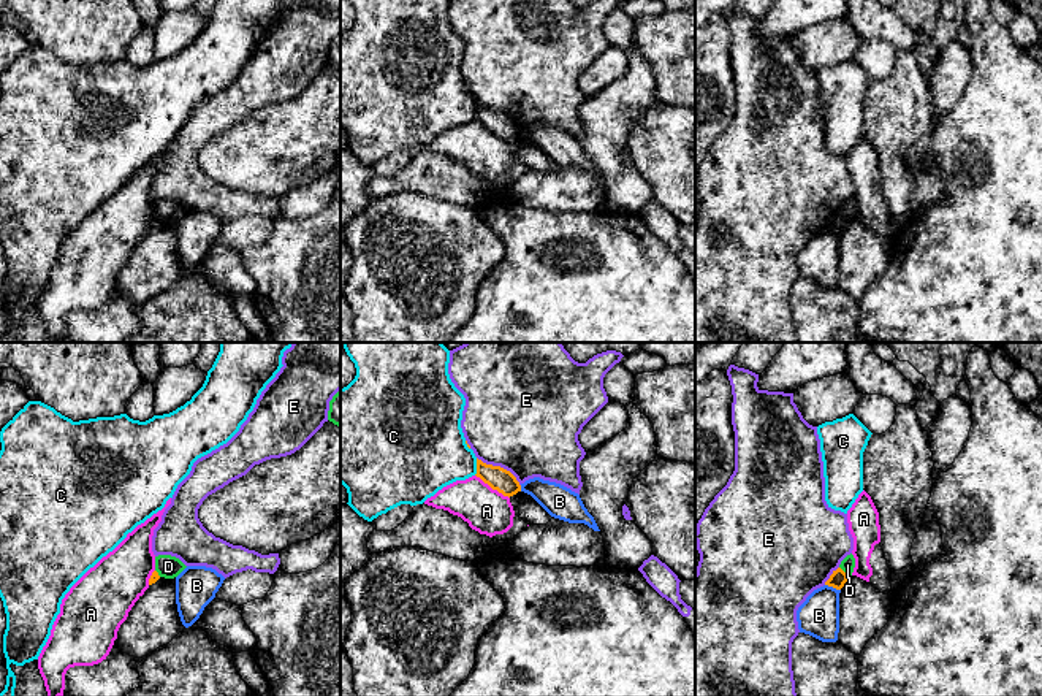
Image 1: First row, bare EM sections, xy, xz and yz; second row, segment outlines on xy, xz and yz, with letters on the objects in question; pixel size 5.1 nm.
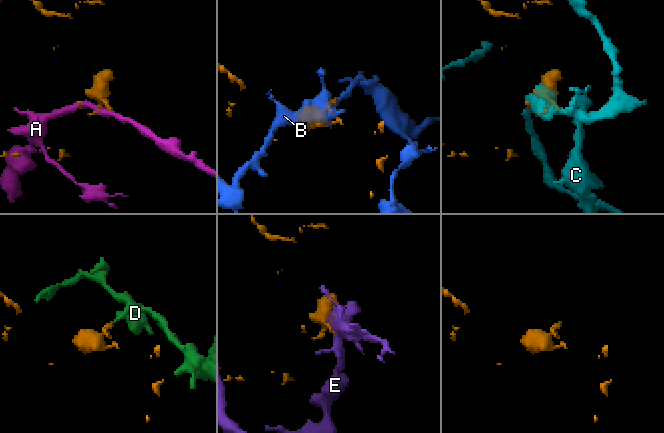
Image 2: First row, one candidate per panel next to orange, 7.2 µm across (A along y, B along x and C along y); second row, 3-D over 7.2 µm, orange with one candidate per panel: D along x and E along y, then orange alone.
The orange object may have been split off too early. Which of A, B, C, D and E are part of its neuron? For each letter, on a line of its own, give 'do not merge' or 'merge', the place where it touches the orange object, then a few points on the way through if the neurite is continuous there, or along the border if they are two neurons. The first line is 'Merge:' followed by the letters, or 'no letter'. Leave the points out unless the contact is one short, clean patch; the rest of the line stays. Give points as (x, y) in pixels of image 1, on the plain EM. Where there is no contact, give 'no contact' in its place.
Merge: no letter
A: do not merge; contact xz (493, 133)
B: do not merge; contact yz (833, 232)
C: do not merge; contact xz (477, 111)
D: do not merge; contact yz (843, 216); border yz (840, 211), (848, 221)
E: do not merge; contact xz (499, 111)

